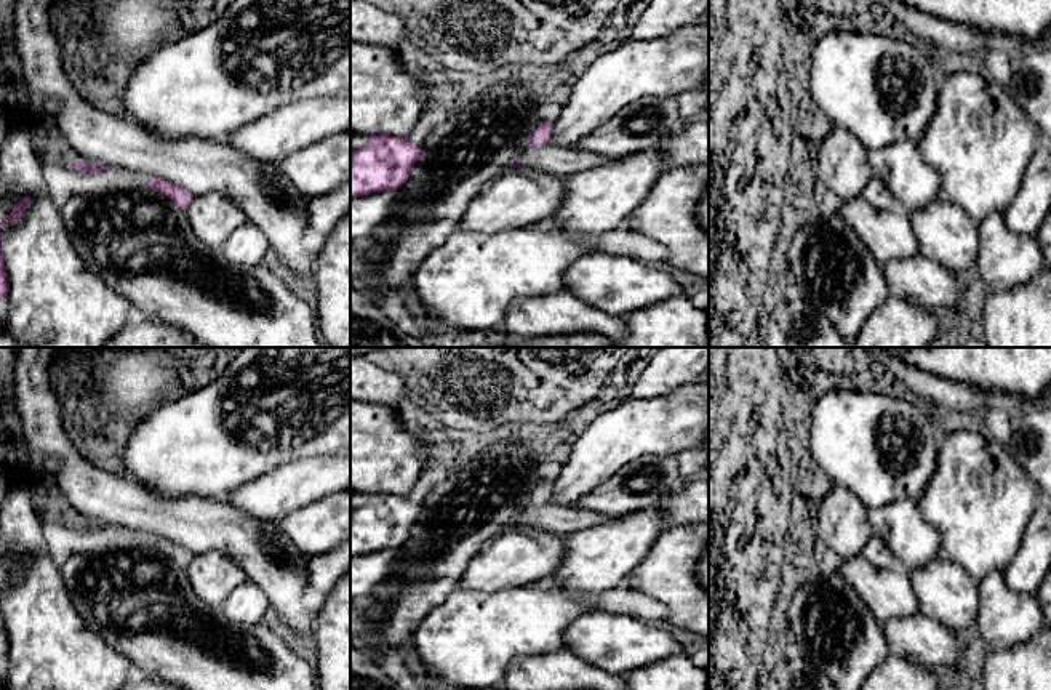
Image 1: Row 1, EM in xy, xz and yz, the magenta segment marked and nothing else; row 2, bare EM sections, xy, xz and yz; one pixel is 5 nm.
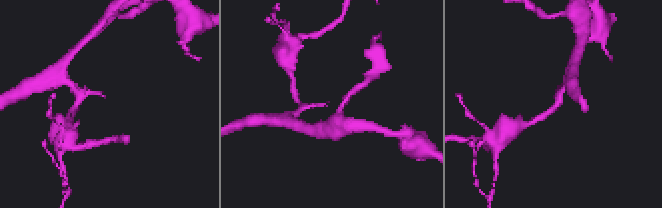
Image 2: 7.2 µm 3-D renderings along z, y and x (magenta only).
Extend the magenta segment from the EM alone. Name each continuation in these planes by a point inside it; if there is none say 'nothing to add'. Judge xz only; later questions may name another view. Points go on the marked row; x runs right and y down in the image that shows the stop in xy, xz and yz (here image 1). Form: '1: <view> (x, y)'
1: xz (560, 162)

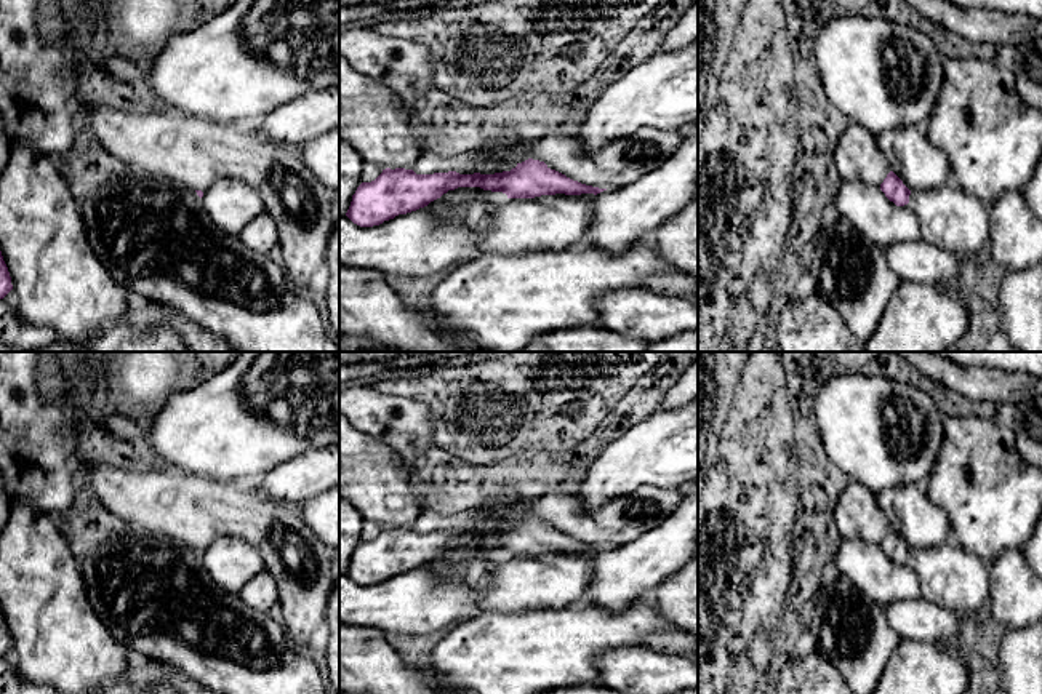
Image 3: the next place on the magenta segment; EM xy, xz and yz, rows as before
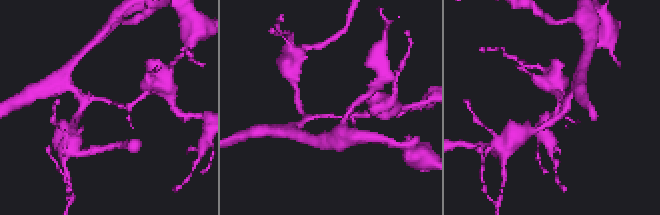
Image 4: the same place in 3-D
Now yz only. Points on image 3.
nothing to add

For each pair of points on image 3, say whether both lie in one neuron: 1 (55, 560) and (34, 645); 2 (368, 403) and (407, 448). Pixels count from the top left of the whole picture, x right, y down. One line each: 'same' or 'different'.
1: same
2: same

